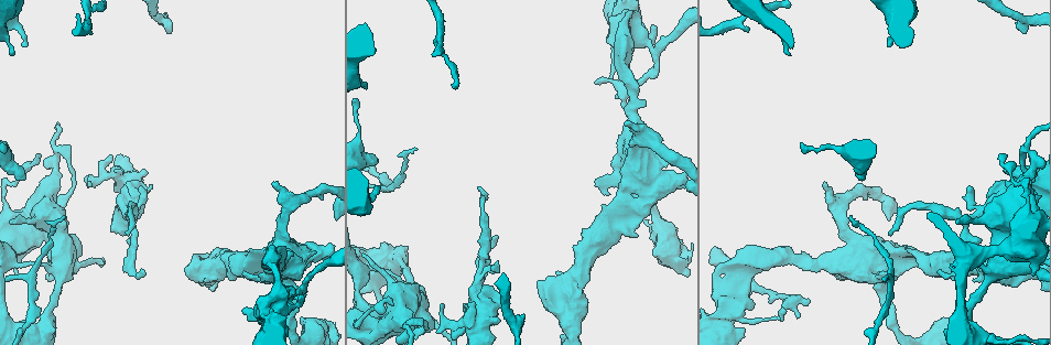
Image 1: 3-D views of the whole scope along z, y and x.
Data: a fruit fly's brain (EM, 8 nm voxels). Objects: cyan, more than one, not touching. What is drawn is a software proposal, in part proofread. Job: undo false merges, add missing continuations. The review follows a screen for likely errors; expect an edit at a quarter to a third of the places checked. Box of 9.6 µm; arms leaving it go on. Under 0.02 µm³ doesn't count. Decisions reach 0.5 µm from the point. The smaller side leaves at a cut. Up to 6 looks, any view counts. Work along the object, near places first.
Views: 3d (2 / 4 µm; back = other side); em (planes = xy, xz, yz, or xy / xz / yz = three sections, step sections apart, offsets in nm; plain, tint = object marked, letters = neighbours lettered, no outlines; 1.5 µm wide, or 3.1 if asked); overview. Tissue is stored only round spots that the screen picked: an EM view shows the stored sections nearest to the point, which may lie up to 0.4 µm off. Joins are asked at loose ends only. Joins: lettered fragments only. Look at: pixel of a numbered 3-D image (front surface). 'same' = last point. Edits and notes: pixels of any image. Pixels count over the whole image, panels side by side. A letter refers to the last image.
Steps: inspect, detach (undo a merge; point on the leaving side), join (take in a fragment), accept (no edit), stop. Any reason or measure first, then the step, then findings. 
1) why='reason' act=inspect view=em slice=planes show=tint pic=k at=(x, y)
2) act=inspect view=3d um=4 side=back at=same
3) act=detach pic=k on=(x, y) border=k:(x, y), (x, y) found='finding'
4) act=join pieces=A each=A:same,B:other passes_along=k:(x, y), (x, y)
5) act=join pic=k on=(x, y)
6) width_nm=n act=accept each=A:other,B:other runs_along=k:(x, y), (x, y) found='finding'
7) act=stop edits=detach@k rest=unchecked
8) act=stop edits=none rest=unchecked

why='branch stops here' act=inspect view=em slice=planes show=letters pic=1 at=(823, 184)

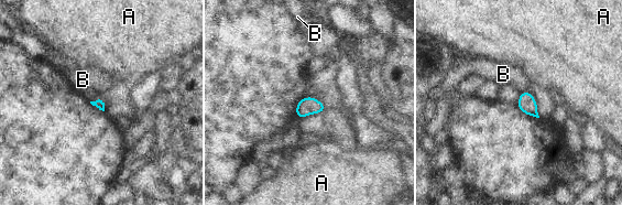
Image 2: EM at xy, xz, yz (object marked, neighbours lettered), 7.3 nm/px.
longest_contact=B:60nm act=accept each=A:other,B:other border=2:(526, 90), (520, 94) found='none of them fits'

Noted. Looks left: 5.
why='three-way junction' act=inspect view=em slice=planes show=letters pic=1 at=(127, 221)

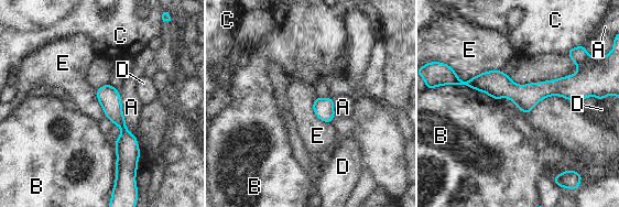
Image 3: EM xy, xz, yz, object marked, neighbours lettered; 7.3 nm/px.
longest_contact=B:380nm act=accept each=A:other,B:other,C:other,D:other,E:other border=3:(500, 69), (466, 80), (454, 72) found='all the same cell'

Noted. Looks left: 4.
why='tapers out' act=inspect view=3d um=4 pic=1 at=(24, 46)

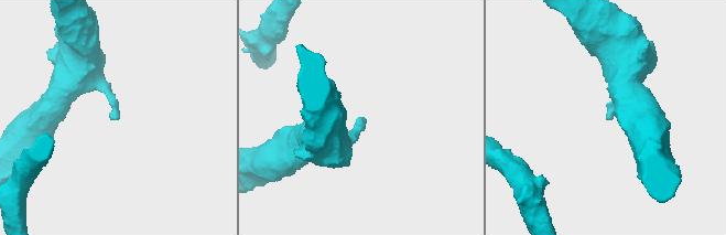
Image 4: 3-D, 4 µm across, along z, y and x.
why='need the tissue' act=inspect view=em slice=planes show=plain pic=4 at=(363, 119)

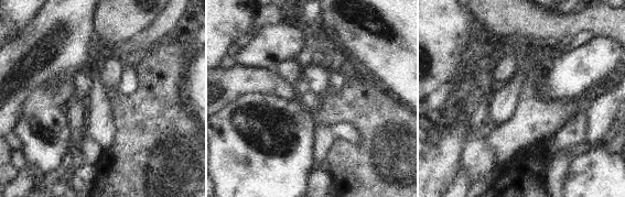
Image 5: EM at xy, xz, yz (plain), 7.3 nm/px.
why='what lies round it' act=inspect view=em slice=planes show=letters at=same

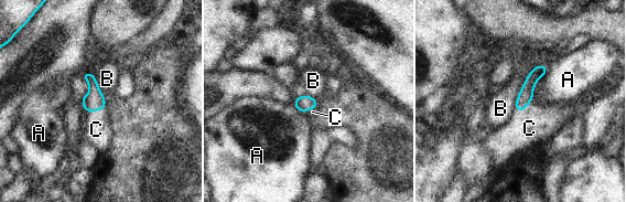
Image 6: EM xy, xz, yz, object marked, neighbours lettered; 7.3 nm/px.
act=join pieces=C each=A:other,B:other,C:same passes_along=6:(526, 94), (525, 108), (529, 128) found='it goes on there'

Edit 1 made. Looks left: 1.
act=stop edits=join@6 rest=unchecked

